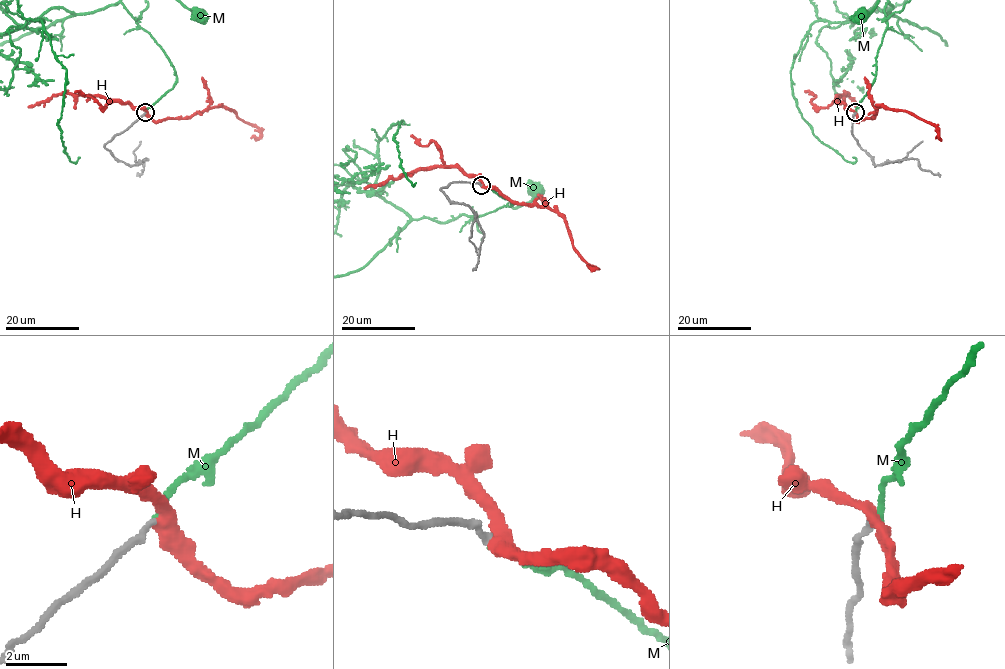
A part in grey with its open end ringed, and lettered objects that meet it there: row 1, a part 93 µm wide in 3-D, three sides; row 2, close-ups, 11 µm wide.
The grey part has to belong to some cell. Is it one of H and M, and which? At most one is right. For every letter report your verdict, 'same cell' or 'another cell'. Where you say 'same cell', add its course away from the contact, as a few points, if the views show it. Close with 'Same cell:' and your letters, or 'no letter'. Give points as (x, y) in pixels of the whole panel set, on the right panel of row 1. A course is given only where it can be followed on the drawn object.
H: another cell
M: same cell
Same cell: M

